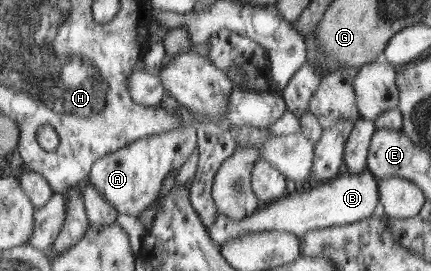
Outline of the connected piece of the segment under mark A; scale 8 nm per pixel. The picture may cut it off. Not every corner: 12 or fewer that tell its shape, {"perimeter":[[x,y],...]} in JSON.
{"perimeter":[[166,92],[178,130],[97,159],[87,178],[120,214],[150,209],[198,152],[201,123]]}

